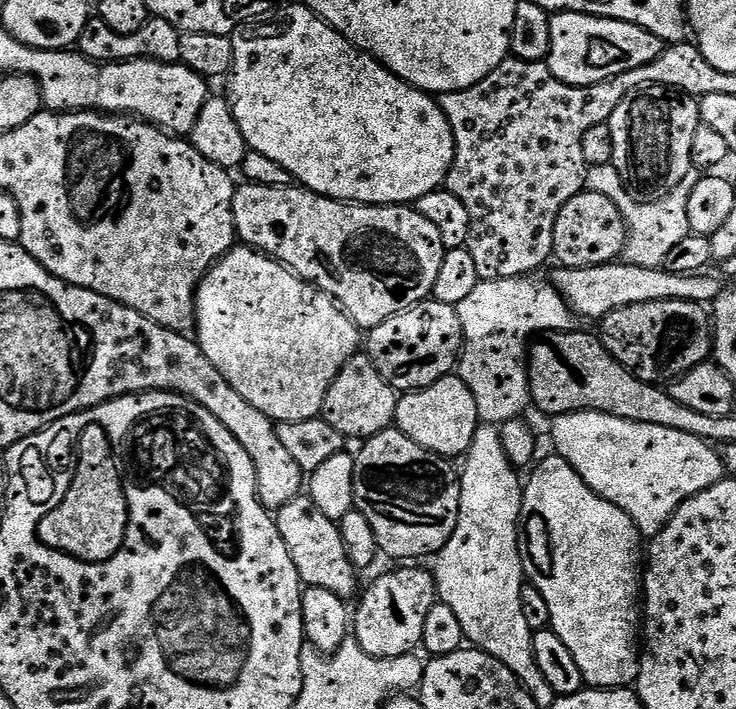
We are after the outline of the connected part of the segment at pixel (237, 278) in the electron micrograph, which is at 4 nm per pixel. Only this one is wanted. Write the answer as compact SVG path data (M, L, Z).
M234 246L231 248L207 272L200 285L196 287L196 327L194 336L200 345L202 354L206 354L206 358L210 358L210 362L214 362L218 374L222 374L222 378L226 378L226 382L230 382L230 386L234 386L234 390L238 390L238 394L242 394L242 398L246 398L246 402L250 402L250 406L254 406L254 410L262 410L262 414L266 414L276 424L306 422L307 420L317 419L322 410L322 402L326 398L326 390L330 390L330 382L334 382L338 370L342 370L342 366L346 361L351 356L357 355L359 348L356 347L359 344L361 347L362 344L361 329L357 328L356 324L344 313L343 308L332 297L315 288L308 281L300 279L292 269L284 267L280 261L247 246Z

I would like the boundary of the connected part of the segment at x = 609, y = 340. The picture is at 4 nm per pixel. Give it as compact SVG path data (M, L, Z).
M685 300L642 302L614 310L598 324L606 350L642 382L661 386L705 363L714 352L714 333L709 309Z

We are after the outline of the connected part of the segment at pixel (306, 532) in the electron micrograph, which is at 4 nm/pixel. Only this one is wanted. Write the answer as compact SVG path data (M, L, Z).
M301 494L294 497L290 502L286 502L286 506L282 506L279 512L275 513L274 519L286 542L286 550L290 550L290 558L294 558L294 566L300 575L301 585L330 590L345 598L357 595L358 569L348 557L339 523L326 518L326 514L318 510L311 496Z

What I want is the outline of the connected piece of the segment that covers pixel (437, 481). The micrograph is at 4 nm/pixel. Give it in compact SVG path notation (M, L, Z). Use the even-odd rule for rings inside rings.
M395 426L374 434L363 441L359 448L354 462L354 508L370 524L379 551L384 556L386 554L400 560L396 562L416 562L419 556L431 557L440 552L442 546L450 542L454 526L458 526L460 477L457 469L452 469L453 461L418 446L418 442L406 438L406 434L402 434Z

